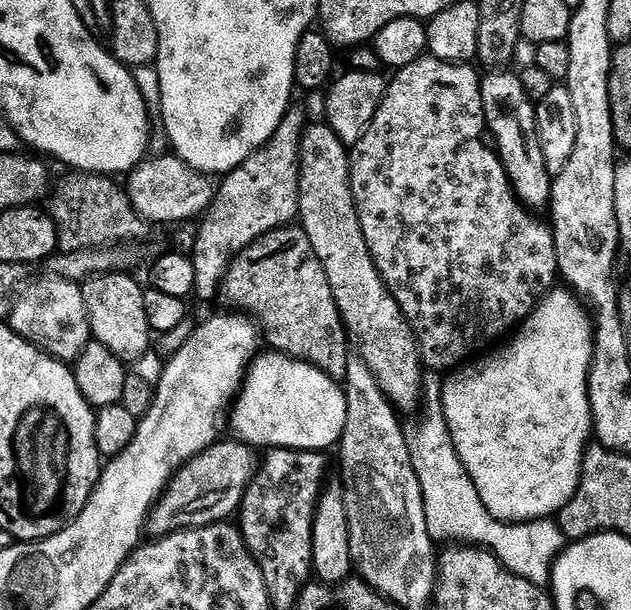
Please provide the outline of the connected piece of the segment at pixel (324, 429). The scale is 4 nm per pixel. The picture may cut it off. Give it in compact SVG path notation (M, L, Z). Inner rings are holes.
M268 350L265 356L257 355L252 360L250 371L231 405L231 435L253 450L297 448L300 452L320 452L323 448L335 449L346 426L347 409L348 397L345 389L332 377L313 364L307 364L305 360L296 360L293 356L285 356L283 352Z

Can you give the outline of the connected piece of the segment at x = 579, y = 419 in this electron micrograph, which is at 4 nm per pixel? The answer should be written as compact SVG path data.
M556 286L524 317L518 331L512 338L513 340L505 348L498 349L493 356L486 357L481 364L468 362L457 367L449 375L453 376L445 384L442 384L440 394L444 403L444 417L448 423L450 438L458 450L458 458L462 462L462 466L470 474L470 478L478 490L478 498L482 498L486 510L495 520L503 520L511 525L555 517L568 505L570 498L574 498L574 494L578 490L580 471L584 461L584 449L589 447L594 436L592 407L588 397L588 372L592 368L592 350L594 347L594 320L589 309L585 307L575 292L564 286Z

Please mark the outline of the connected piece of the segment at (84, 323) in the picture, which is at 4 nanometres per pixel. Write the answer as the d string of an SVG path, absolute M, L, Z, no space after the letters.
M44 274L41 280L26 284L15 293L6 321L7 327L13 328L22 339L42 349L47 356L65 362L76 361L92 340L83 287L77 281L63 280L51 274Z

